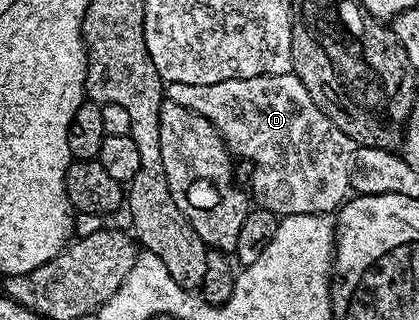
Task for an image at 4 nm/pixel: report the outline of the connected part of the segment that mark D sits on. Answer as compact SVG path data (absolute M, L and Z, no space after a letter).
M295 72L222 80L218 84L169 82L166 86L166 98L169 102L177 102L206 116L206 120L214 124L229 151L237 159L249 158L253 161L256 167L250 183L250 194L257 207L270 210L277 216L285 214L328 216L343 206L349 197L348 181L352 153L356 151L357 143L353 142L350 136L346 136L346 132L342 132L342 128L338 128L338 124L334 124L330 116L320 111L320 106L314 104L310 92L306 92L302 80Z

